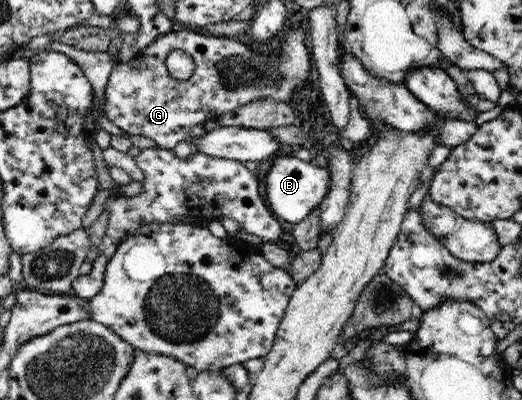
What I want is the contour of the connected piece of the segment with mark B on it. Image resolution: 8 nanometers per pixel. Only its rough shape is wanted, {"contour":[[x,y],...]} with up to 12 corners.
{"contour":[[292,154],[265,165],[276,219],[305,223],[330,191],[331,172]]}

